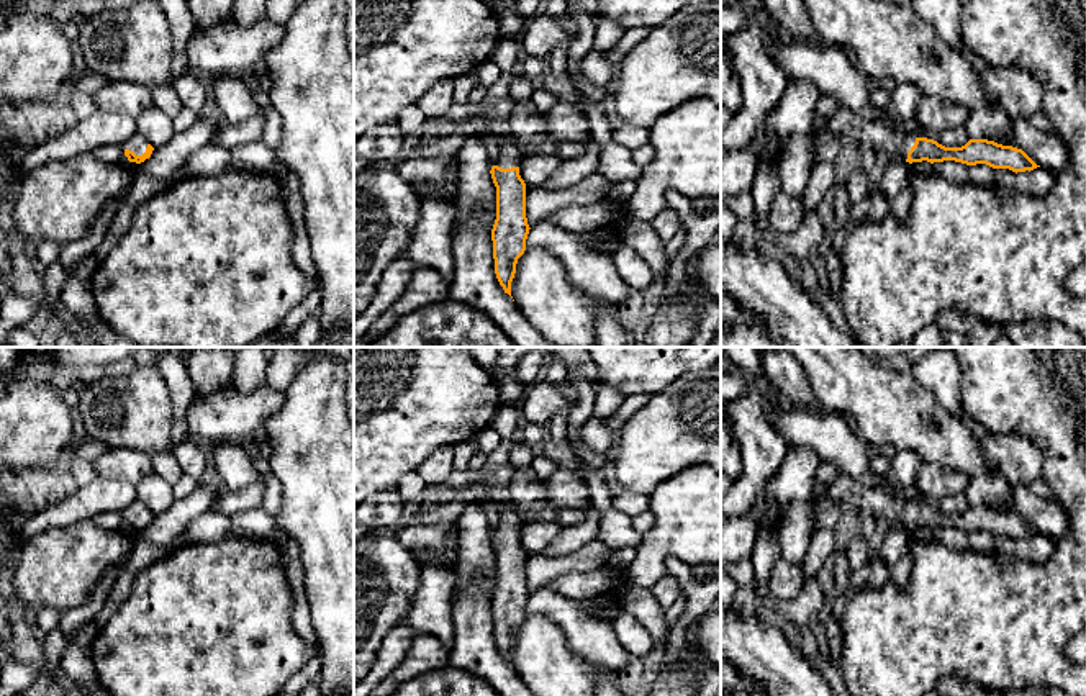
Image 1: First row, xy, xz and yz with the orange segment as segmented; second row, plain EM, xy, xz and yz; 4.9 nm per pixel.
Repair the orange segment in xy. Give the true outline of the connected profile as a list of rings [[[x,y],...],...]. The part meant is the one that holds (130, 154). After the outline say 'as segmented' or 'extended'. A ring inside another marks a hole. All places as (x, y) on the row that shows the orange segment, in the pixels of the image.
[[[138,133],[123,144],[123,149],[128,160],[136,164],[149,159],[154,151],[154,147]]]; extended

